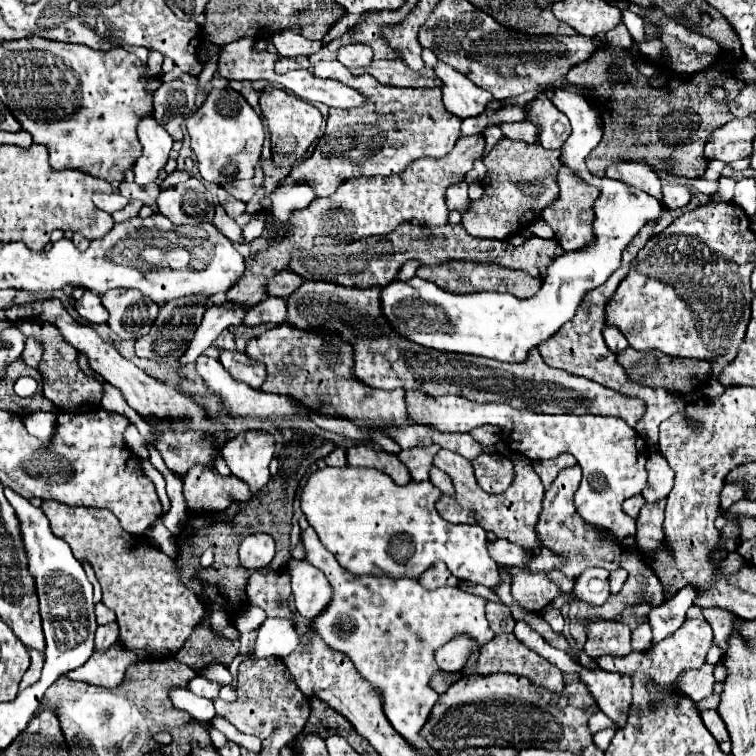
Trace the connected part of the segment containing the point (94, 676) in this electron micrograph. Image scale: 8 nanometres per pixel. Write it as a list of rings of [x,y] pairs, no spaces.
[[[113,644],[113,648],[109,648],[109,652],[95,652],[81,668],[75,668],[73,672],[67,672],[67,676],[71,680],[79,680],[79,682],[87,682],[93,686],[103,686],[103,688],[117,688],[125,676],[125,670],[131,664],[143,662],[145,656],[133,656],[129,652],[125,652],[123,648],[119,648],[117,644]]]

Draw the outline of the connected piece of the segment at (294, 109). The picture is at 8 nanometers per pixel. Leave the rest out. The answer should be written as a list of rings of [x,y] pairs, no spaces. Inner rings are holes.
[[[265,86],[259,98],[259,106],[261,106],[261,114],[267,120],[267,126],[271,130],[271,152],[273,152],[273,162],[275,164],[293,164],[297,162],[307,148],[311,146],[311,142],[319,136],[319,128],[321,128],[321,112],[301,100],[295,98],[291,94],[287,94],[285,90],[279,90],[275,86]]]

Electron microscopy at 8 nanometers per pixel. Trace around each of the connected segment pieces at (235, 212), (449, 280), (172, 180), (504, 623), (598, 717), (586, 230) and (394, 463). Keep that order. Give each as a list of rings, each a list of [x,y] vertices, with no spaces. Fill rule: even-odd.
[[[219,188],[219,192],[217,192],[217,198],[219,198],[219,204],[225,208],[225,212],[227,212],[227,216],[231,216],[231,218],[237,218],[237,216],[241,216],[243,212],[245,212],[245,202],[241,202],[241,200],[235,200],[233,196],[229,196],[223,188]]]
[[[449,262],[437,264],[437,268],[419,268],[417,276],[437,284],[439,288],[453,294],[469,294],[469,292],[509,292],[517,298],[531,298],[541,288],[541,280],[529,276],[521,270],[501,268],[499,264],[465,264],[465,262]]]
[[[175,170],[175,172],[167,174],[167,178],[161,182],[161,188],[165,188],[165,186],[175,186],[175,184],[179,184],[179,182],[185,182],[185,180],[189,180],[189,174],[187,174],[185,170]]]
[[[489,600],[489,604],[485,604],[485,614],[489,620],[489,626],[495,634],[503,634],[503,632],[513,632],[515,620],[511,616],[509,606],[505,606],[503,602],[493,602]]]
[[[595,712],[595,714],[589,718],[589,730],[595,734],[595,732],[605,730],[605,728],[617,728],[617,724],[609,722],[609,718],[607,718],[603,712]]]
[[[561,166],[557,174],[557,184],[559,184],[559,196],[555,202],[543,208],[541,218],[551,226],[555,240],[565,248],[565,250],[577,250],[587,246],[593,240],[593,202],[599,196],[597,188],[591,188],[583,178],[579,178],[569,166]]]
[[[365,444],[351,446],[347,450],[347,462],[351,466],[367,466],[367,468],[381,470],[387,476],[391,476],[393,482],[399,486],[405,486],[411,482],[411,476],[405,468],[405,464],[401,464],[397,456],[387,454],[383,450],[373,450],[371,446],[365,446]]]

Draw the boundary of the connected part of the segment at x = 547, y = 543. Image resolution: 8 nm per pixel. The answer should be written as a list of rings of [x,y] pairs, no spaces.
[[[579,466],[565,468],[553,480],[549,490],[545,490],[543,510],[541,510],[541,516],[537,522],[537,536],[541,536],[541,544],[567,560],[565,564],[557,566],[557,570],[561,570],[569,578],[577,578],[585,568],[591,568],[591,566],[613,572],[619,568],[619,558],[623,552],[621,548],[613,548],[613,544],[611,546],[605,544],[605,540],[601,540],[601,528],[589,528],[589,524],[585,524],[585,520],[581,520],[581,516],[577,514],[573,496],[579,488],[579,480],[581,480]]]

